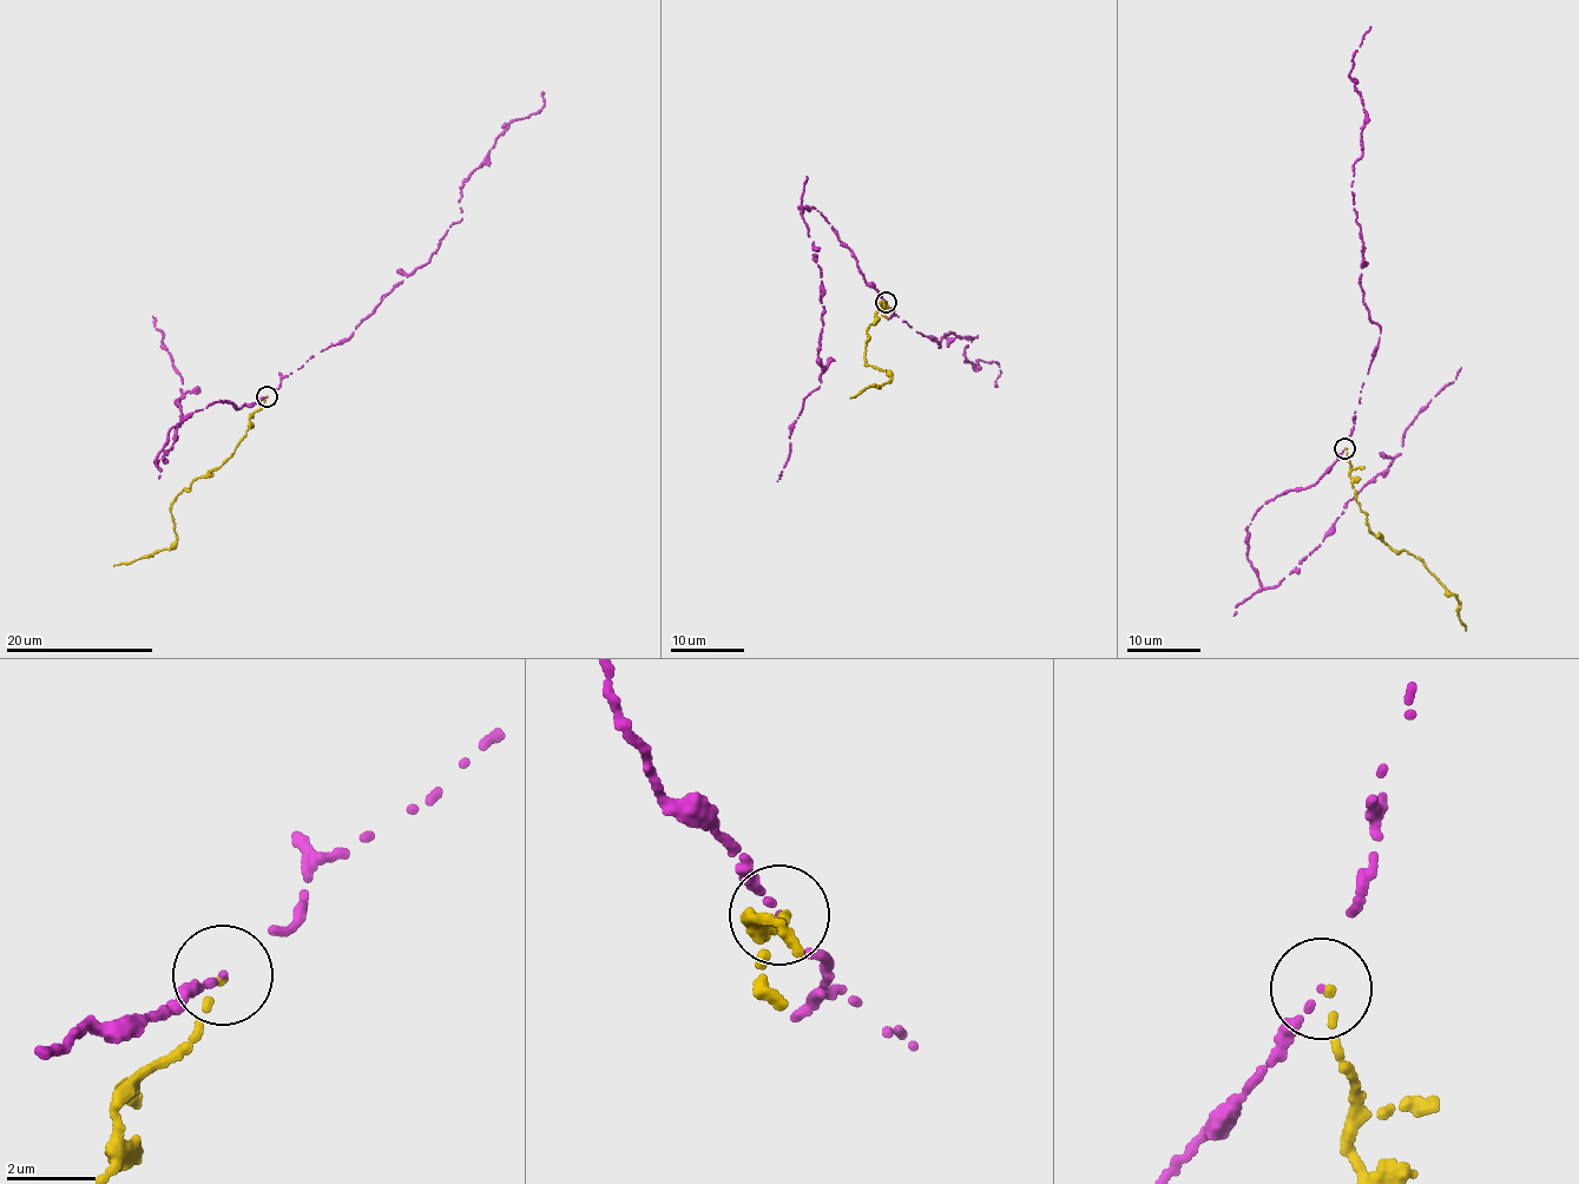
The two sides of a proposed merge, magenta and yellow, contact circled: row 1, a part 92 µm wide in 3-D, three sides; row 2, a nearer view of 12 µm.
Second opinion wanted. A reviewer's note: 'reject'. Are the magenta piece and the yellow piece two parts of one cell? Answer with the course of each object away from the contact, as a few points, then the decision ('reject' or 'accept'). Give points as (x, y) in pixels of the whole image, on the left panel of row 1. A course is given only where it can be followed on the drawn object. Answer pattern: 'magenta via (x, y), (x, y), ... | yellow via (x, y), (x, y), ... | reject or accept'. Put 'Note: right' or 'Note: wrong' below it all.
magenta via (267, 395), (238, 408), (217, 401), (186, 416), (156, 465), (183, 421), (177, 401), (182, 376), (152, 316) | yellow via (267, 395), (231, 456), (208, 475), (192, 480), (175, 498), (170, 508), (177, 537), (172, 548), (113, 565) | reject
Note: right

